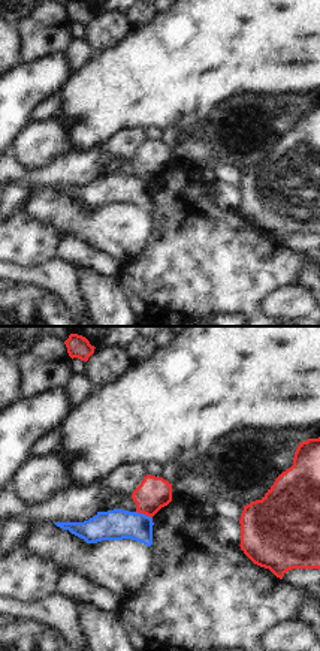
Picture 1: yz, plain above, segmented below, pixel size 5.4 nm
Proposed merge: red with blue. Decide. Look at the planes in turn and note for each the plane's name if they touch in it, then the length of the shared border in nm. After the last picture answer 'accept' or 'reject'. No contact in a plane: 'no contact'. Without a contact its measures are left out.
contact in yz; length 100 nm

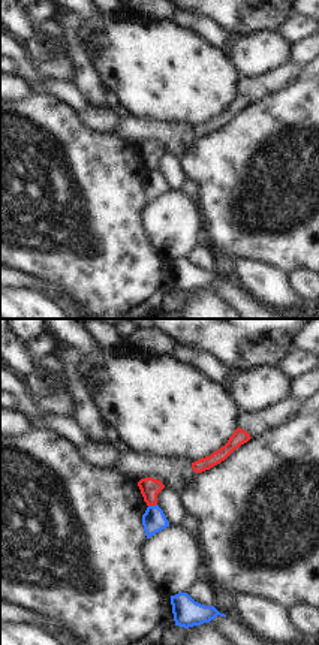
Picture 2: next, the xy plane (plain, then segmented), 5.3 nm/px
contact in xy; length 50 nm

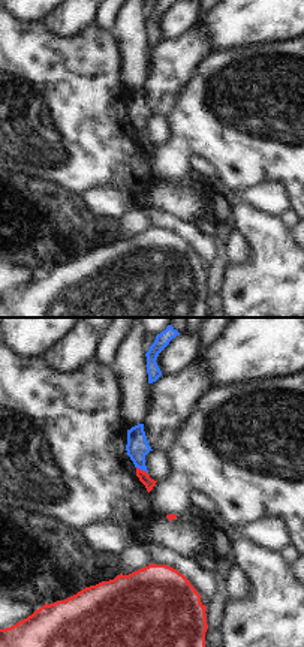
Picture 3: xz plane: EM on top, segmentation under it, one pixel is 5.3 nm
contact in xz; length 80 nm

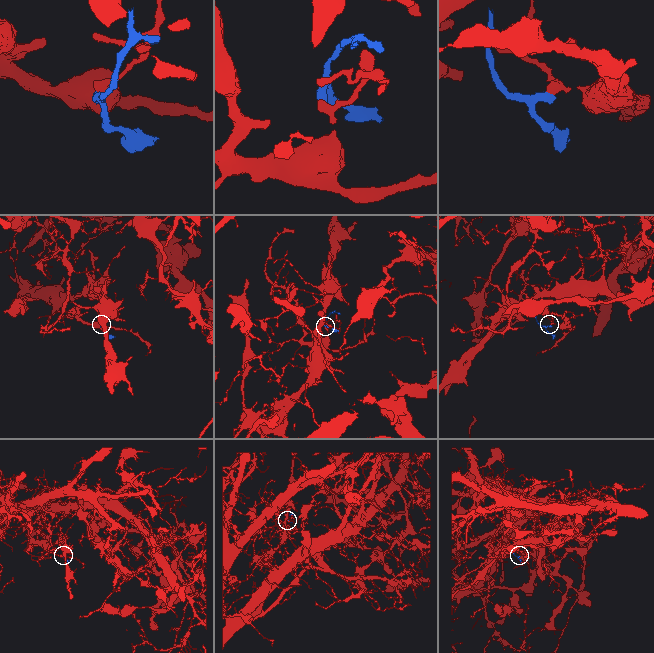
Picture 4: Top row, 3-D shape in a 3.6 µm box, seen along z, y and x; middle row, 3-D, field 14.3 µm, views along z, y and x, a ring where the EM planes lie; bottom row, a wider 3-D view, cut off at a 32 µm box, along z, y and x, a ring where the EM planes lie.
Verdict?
reject

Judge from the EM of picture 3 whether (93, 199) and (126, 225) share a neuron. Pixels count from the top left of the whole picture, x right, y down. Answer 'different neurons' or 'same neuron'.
different neurons

